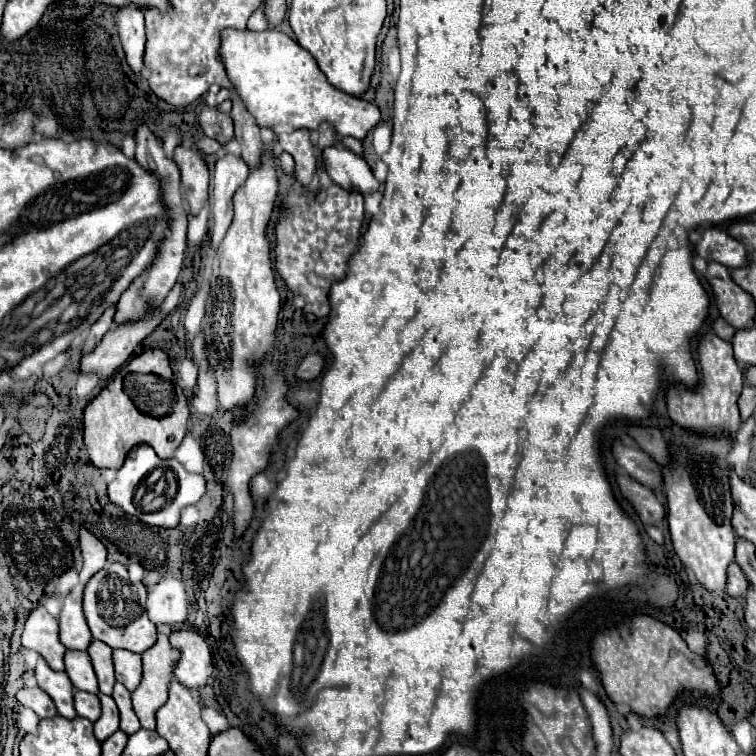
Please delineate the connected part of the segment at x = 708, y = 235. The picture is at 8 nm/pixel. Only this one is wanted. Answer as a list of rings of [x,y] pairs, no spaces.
[[[707,228],[695,244],[695,252],[705,260],[717,260],[727,268],[741,268],[747,264],[747,246],[729,236],[723,228]]]

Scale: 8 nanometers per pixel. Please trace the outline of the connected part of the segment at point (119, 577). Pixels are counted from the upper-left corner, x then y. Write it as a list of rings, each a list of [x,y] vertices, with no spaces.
[[[119,562],[107,564],[97,574],[93,574],[83,592],[83,612],[93,638],[105,642],[111,648],[125,648],[137,654],[143,654],[147,648],[151,648],[157,640],[157,628],[147,618],[145,598],[147,590],[143,582],[129,582],[127,568]]]

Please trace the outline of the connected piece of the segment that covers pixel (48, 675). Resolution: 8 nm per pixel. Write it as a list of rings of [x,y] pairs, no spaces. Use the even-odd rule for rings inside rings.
[[[39,658],[35,668],[35,678],[39,682],[39,688],[51,696],[51,700],[57,706],[57,712],[63,718],[75,718],[73,708],[73,684],[67,676],[67,672],[55,672],[47,666],[43,658]]]

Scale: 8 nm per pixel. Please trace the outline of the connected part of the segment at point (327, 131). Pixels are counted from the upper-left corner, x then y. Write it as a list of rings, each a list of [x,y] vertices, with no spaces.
[[[321,124],[319,126],[317,150],[323,150],[325,146],[333,146],[333,144],[335,144],[335,132],[333,132],[333,128],[329,128],[329,124]]]

